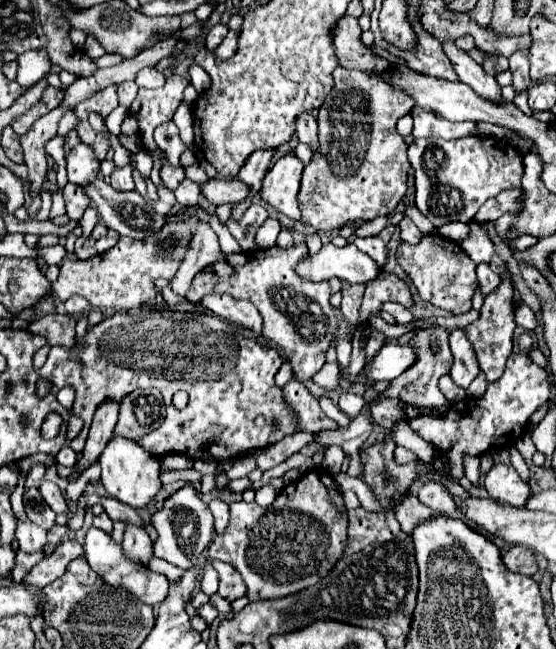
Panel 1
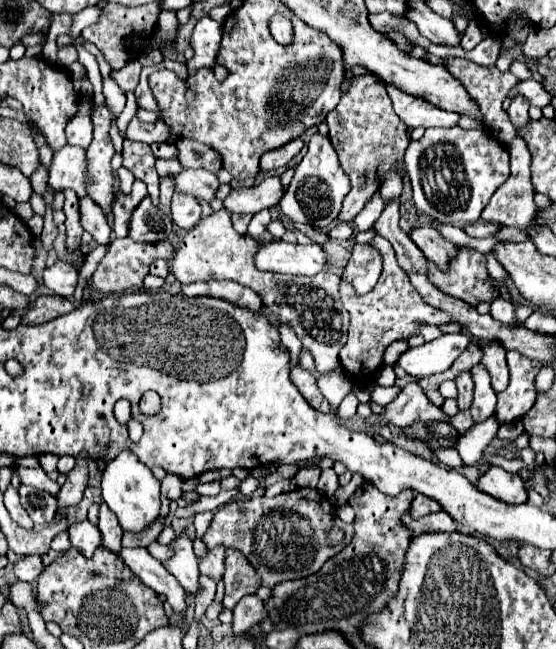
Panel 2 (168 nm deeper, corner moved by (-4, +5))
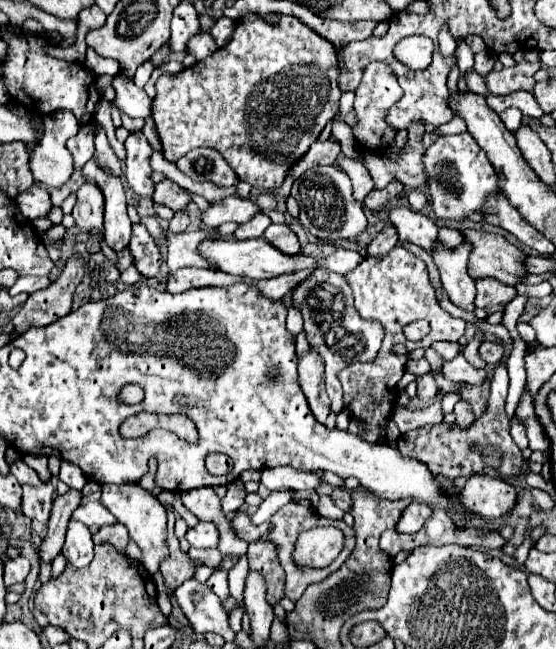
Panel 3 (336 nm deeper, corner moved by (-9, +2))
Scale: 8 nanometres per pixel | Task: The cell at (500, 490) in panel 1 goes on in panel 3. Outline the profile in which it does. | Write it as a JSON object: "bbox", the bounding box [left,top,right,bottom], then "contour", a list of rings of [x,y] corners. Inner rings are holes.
{"bbox":[459,475,517,519],"contour":[[[471,475],[459,493],[461,509],[483,519],[497,519],[511,511],[517,501],[515,487],[505,479]]]}

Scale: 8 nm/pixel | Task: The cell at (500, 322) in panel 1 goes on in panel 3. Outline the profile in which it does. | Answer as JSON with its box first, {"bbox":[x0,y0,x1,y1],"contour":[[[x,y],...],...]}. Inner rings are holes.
{"bbox":[397,365,529,479],"contour":[[[499,365],[491,379],[491,395],[487,399],[485,413],[469,429],[459,429],[457,425],[433,425],[413,429],[397,439],[397,449],[403,457],[413,457],[427,465],[427,469],[437,477],[459,479],[469,475],[489,475],[499,479],[517,479],[529,471],[529,463],[523,459],[521,449],[513,443],[509,435],[509,417],[505,415],[507,399],[507,367]]]}

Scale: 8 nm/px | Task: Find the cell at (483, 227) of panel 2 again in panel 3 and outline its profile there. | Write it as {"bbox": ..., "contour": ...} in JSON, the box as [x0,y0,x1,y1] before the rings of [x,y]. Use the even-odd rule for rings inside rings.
{"bbox":[439,227,463,249],"contour":[[[441,227],[439,229],[439,243],[447,249],[455,249],[457,245],[463,243],[463,235],[457,231],[457,229],[451,229],[451,227]]]}

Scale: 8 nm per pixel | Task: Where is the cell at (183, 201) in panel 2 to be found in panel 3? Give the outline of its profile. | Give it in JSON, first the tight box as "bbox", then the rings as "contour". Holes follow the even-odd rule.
{"bbox":[169,211,189,233],"contour":[[[177,211],[175,217],[169,221],[169,231],[171,233],[183,233],[187,229],[187,225],[189,225],[187,213],[185,211]]]}

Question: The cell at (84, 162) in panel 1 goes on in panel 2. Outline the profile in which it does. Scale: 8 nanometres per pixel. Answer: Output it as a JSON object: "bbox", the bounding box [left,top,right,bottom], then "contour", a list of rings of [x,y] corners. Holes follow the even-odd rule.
{"bbox":[48,144,88,198],"contour":[[[66,144],[58,154],[54,154],[48,186],[54,190],[72,188],[80,198],[88,196],[88,190],[84,190],[84,186],[88,186],[86,150]]]}

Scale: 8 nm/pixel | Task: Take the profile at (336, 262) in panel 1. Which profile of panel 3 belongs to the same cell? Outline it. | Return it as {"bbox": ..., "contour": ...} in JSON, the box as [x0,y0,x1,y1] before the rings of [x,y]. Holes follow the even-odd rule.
{"bbox":[199,239,315,279],"contour":[[[203,239],[199,243],[199,255],[205,257],[211,265],[215,265],[219,271],[229,273],[229,275],[241,275],[249,279],[271,279],[279,277],[283,273],[295,273],[305,267],[315,267],[315,259],[305,257],[305,255],[285,255],[277,251],[273,245],[269,245],[265,239],[249,239],[249,241],[227,241],[227,239]]]}

